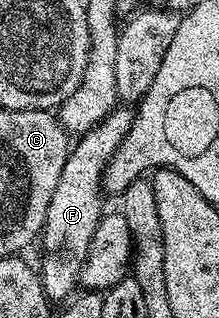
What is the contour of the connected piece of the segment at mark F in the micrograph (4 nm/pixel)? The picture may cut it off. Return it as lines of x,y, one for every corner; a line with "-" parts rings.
116,106
100,124
82,133
82,136
76,139
79,141
76,144
74,141
70,149
65,170
61,170
61,178
57,178
57,190
53,190
53,198
49,198
49,210
41,233
41,241
43,240
41,279
43,293
47,295
48,301
56,302
55,300
63,299
66,301
76,291
74,288
79,284
79,275
89,254
94,231
97,230
99,220
105,215
103,172
113,158
117,146
121,146
121,142
129,134
134,121
135,114
130,107

